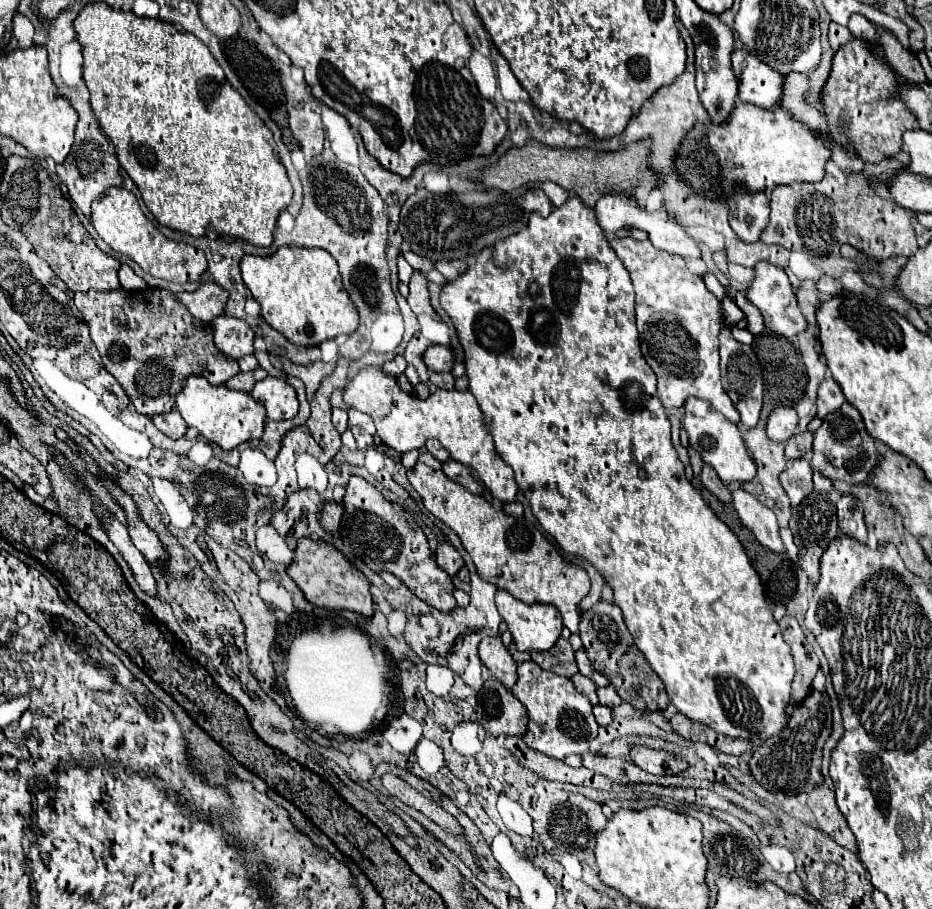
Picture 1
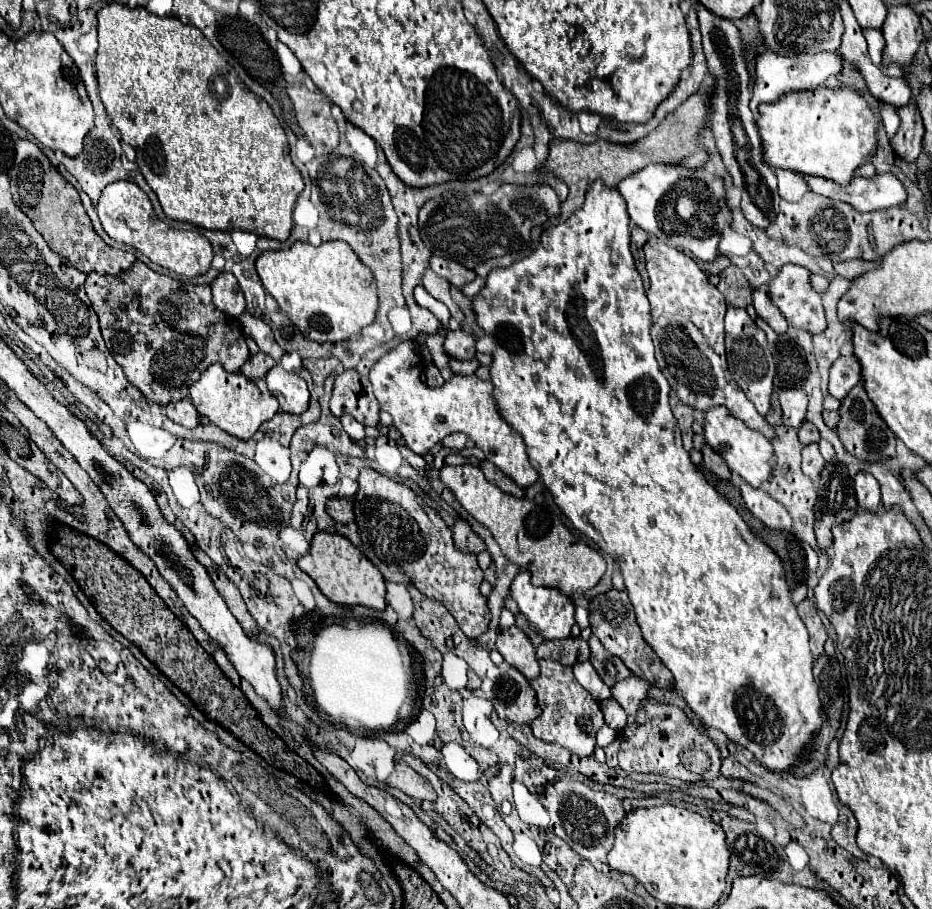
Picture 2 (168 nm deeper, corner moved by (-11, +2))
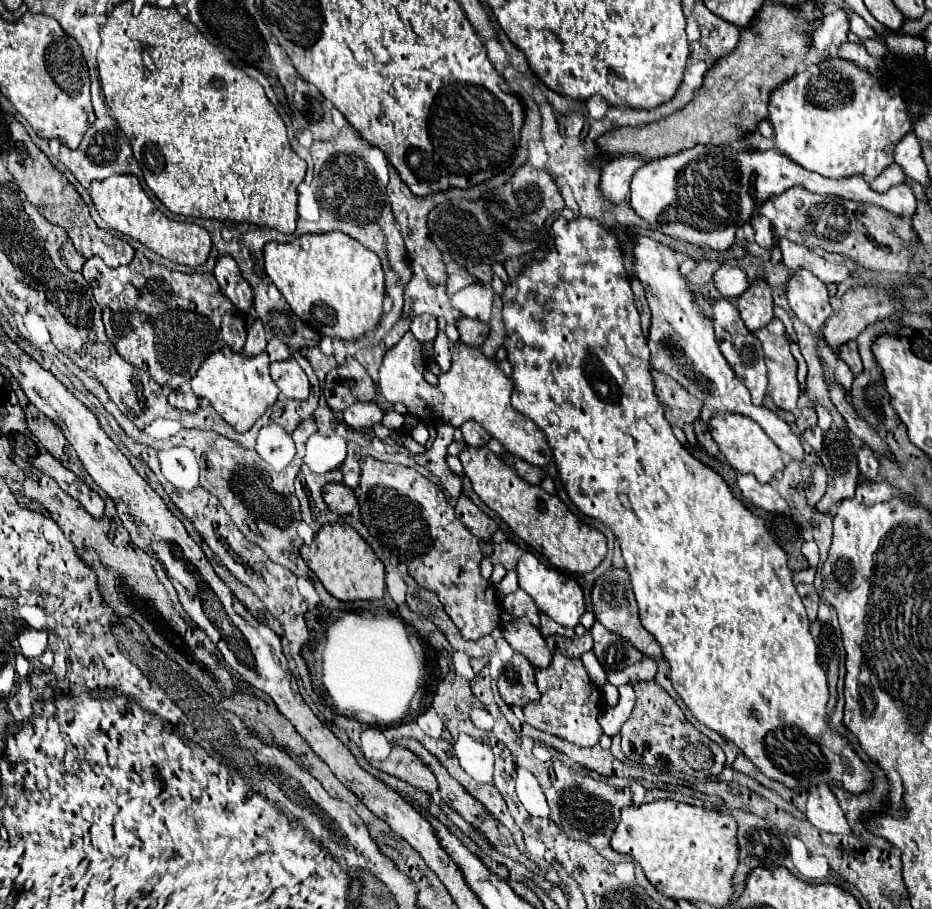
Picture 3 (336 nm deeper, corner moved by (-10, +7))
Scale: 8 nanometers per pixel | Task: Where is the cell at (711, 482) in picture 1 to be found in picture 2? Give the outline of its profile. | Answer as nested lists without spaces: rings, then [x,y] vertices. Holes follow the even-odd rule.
[[[705,444],[701,448],[701,452],[703,452],[703,464],[705,464],[705,468],[709,472],[713,472],[713,474],[717,474],[721,478],[729,478],[731,476],[725,460],[721,460],[721,456],[717,452],[713,452],[713,448],[709,448],[709,444]]]

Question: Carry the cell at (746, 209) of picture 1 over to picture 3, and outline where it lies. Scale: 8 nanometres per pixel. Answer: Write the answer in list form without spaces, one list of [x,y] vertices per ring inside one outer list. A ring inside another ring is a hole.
[[[754,215],[750,219],[752,227],[756,229],[756,243],[760,247],[770,247],[772,245],[772,227],[770,227],[770,219],[766,219],[764,215]]]

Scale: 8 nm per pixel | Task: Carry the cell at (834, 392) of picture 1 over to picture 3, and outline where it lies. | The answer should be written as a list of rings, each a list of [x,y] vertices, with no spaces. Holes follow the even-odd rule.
[[[856,341],[844,343],[844,347],[840,347],[840,351],[838,351],[838,359],[842,359],[842,361],[850,367],[852,375],[860,375],[860,371],[862,371],[862,361],[860,361],[860,355],[858,355]]]

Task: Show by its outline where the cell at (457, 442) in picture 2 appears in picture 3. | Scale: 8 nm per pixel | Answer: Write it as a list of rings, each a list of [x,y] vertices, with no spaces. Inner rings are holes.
[[[468,421],[468,423],[464,423],[462,427],[460,427],[460,431],[462,431],[462,435],[464,435],[464,441],[466,441],[466,445],[468,447],[484,447],[488,441],[490,441],[490,435],[478,425],[478,423],[472,423],[472,421]]]

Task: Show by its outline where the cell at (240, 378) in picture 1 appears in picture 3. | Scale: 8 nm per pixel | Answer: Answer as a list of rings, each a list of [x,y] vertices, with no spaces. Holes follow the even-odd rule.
[[[256,319],[254,325],[248,329],[248,339],[242,353],[246,357],[254,357],[254,355],[260,355],[262,351],[266,351],[266,335],[264,335],[264,327],[260,319]]]

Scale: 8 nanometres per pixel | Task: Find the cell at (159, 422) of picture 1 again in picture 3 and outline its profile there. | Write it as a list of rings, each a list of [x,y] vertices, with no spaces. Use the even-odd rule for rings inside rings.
[[[186,385],[186,387],[180,387],[176,391],[172,391],[168,395],[168,403],[172,403],[172,407],[176,409],[182,409],[182,411],[196,411],[198,405],[200,405],[200,399],[194,395],[194,391]]]

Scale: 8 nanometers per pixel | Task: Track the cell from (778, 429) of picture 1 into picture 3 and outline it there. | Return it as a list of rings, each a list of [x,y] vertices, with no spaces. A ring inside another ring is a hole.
[[[758,329],[754,331],[754,335],[762,341],[762,349],[766,355],[768,395],[780,409],[796,413],[800,383],[796,379],[796,361],[790,353],[788,339],[770,335],[768,329]]]

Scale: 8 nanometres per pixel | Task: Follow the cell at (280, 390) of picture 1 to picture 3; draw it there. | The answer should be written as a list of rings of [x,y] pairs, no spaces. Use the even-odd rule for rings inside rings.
[[[286,359],[286,361],[278,361],[270,365],[270,375],[272,381],[278,385],[280,393],[288,399],[298,399],[298,401],[306,401],[308,393],[310,393],[310,385],[308,385],[308,377],[302,371],[302,367],[296,363],[296,359]]]

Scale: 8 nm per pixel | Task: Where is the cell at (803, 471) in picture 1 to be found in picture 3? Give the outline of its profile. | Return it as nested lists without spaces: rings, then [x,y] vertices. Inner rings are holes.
[[[814,427],[814,429],[808,429],[808,431],[802,433],[804,441],[810,443],[810,447],[812,447],[816,453],[822,451],[822,435],[824,435],[824,433],[822,433],[820,427]]]

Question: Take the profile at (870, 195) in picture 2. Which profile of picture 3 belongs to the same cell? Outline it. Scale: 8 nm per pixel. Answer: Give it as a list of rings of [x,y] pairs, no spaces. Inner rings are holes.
[[[696,145],[676,155],[666,155],[642,165],[630,183],[630,207],[652,229],[658,229],[674,239],[682,239],[690,245],[714,251],[726,251],[734,245],[734,233],[744,225],[756,203],[762,203],[770,195],[780,195],[790,187],[800,185],[812,193],[832,193],[850,201],[864,201],[884,207],[896,215],[912,215],[916,199],[908,185],[894,185],[886,193],[870,189],[862,175],[848,179],[828,179],[820,173],[808,171],[792,163],[786,155],[778,155],[776,149],[768,151],[732,151],[728,145]],[[756,173],[756,195],[748,195],[748,179]],[[674,207],[674,219],[672,219]]]

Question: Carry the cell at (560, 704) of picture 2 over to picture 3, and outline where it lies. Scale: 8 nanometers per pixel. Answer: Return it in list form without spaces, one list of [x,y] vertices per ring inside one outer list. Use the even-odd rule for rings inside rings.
[[[554,653],[552,663],[546,669],[536,669],[536,683],[542,697],[540,701],[524,707],[526,723],[578,747],[594,747],[598,743],[598,737],[602,735],[602,729],[596,721],[602,711],[602,703],[600,689],[592,685],[582,661],[578,657],[568,659],[560,653]]]

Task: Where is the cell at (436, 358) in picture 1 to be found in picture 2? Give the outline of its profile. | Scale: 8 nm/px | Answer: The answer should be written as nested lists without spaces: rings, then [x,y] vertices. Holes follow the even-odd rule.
[[[463,328],[449,330],[445,338],[445,350],[451,358],[473,360],[475,358],[475,336],[465,332]]]

